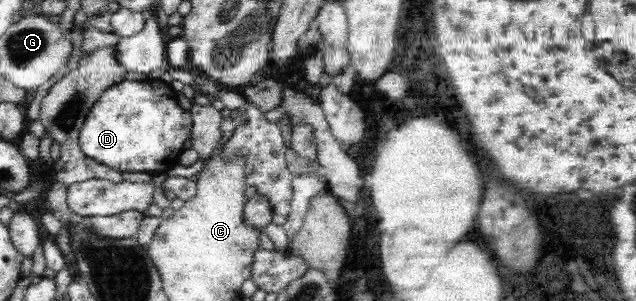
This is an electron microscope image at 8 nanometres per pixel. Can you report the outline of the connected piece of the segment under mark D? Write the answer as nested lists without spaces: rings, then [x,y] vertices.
[[[158,77],[149,78],[141,82],[124,80],[116,85],[110,85],[101,97],[95,102],[93,109],[84,119],[84,125],[80,130],[78,141],[82,153],[98,163],[104,163],[112,169],[124,173],[136,171],[147,172],[150,175],[167,171],[179,163],[180,154],[184,151],[184,141],[191,137],[192,116],[189,111],[184,111],[177,101],[170,84]]]

